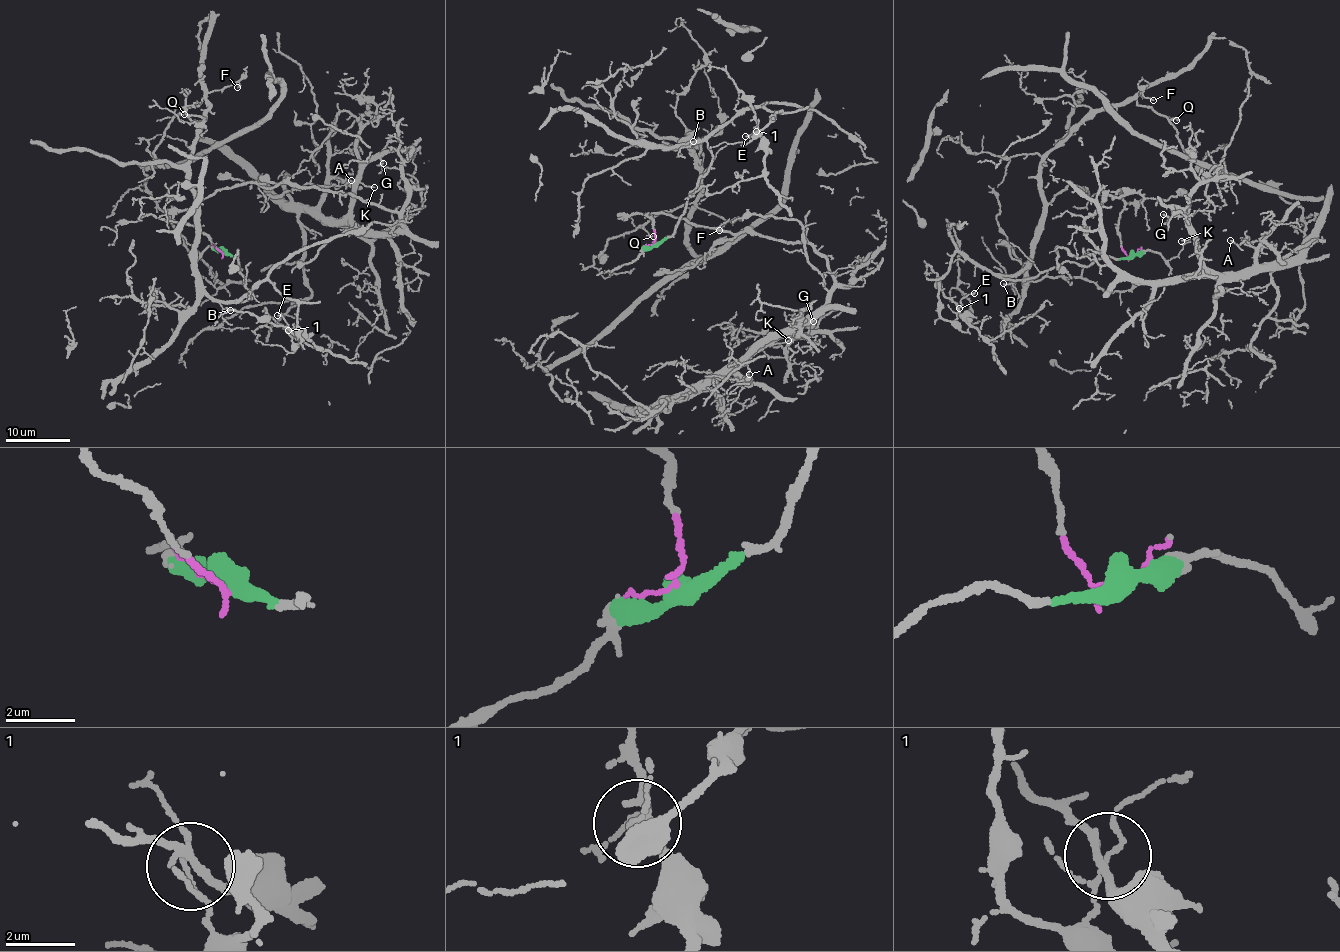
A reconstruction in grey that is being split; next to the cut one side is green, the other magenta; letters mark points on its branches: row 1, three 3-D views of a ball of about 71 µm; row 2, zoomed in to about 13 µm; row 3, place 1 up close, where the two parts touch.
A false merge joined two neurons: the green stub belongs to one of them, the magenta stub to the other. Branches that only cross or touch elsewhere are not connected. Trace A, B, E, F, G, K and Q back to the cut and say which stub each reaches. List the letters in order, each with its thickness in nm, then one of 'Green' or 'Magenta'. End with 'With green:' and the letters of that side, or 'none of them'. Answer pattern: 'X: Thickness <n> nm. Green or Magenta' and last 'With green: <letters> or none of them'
A: Thickness 120 nm. Magenta
B: Thickness 140 nm. Green
E: Thickness 150 nm. Green
F: Thickness 110 nm. Green
G: Thickness 130 nm. Magenta
K: Thickness 110 nm. Magenta
Q: Thickness 130 nm. Green
With green: B, E, F, Q

